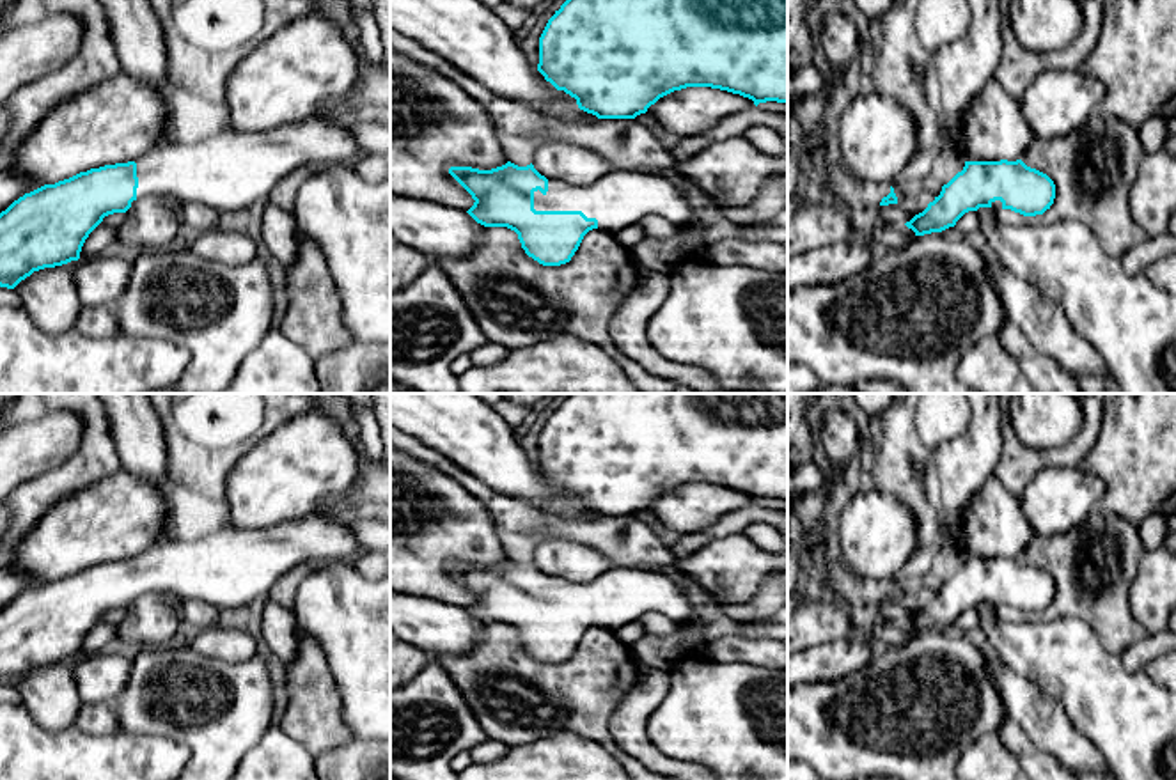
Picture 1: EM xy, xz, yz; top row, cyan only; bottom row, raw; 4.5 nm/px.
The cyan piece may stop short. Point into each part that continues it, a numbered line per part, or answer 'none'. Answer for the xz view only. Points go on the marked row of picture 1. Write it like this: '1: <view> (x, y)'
1: xz (619, 199)

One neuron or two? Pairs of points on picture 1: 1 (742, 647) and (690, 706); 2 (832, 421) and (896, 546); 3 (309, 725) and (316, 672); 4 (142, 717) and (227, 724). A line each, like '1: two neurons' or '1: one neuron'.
1: two neurons
2: two neurons
3: one neuron
4: one neuron

